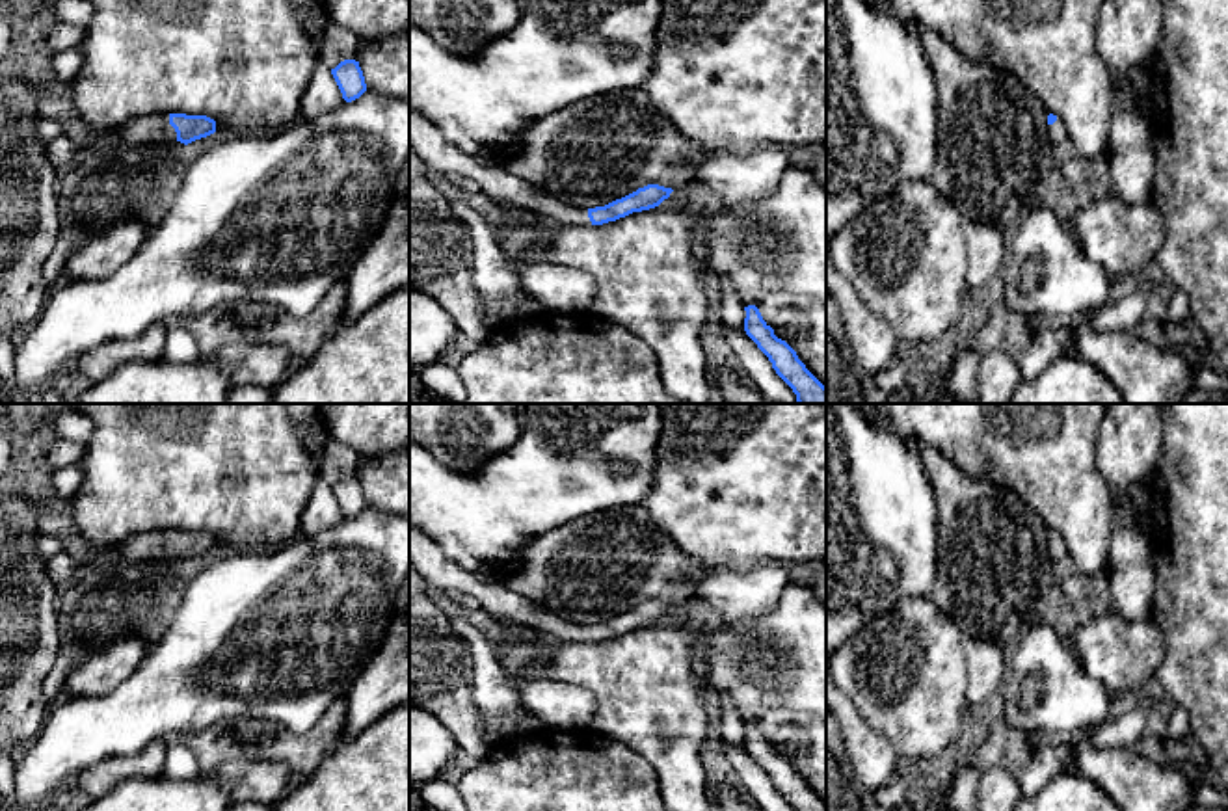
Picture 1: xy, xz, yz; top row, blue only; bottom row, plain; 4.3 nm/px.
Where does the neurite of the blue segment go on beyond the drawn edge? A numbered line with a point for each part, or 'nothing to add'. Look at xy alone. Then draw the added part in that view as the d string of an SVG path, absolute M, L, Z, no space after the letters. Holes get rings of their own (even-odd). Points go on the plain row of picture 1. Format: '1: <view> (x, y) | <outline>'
1: xy (153, 545) | M154 530L149 534L134 536L106 549L112 552L113 560L121 562L158 560L164 556L177 558L177 549L169 541L169 530Z

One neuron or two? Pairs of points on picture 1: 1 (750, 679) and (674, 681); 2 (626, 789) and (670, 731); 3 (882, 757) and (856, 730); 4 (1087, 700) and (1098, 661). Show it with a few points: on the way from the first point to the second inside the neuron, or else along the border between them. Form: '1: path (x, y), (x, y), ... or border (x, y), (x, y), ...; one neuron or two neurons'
1: border (706, 638), (700, 679), (713, 705); two neurons
2: border (609, 739), (631, 746), (648, 763), (659, 791); two neurons
3: path (875, 750), (862, 737); one neuron
4: border (1068, 640), (1080, 666), (1096, 678), (1111, 696); two neurons

